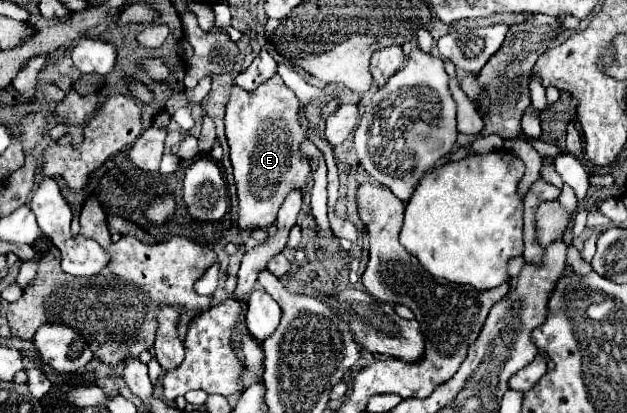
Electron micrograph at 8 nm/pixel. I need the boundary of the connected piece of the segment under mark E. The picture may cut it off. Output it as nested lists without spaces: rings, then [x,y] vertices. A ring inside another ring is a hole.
[[[279,74],[271,76],[269,80],[265,80],[261,86],[257,86],[251,92],[239,86],[233,86],[231,90],[231,98],[227,104],[227,114],[225,114],[225,134],[231,148],[233,174],[235,174],[237,194],[239,194],[239,228],[241,230],[251,232],[257,228],[271,226],[277,218],[277,210],[283,204],[285,196],[291,190],[299,190],[299,182],[307,182],[307,174],[311,172],[311,166],[303,164],[305,156],[301,154],[301,144],[307,140],[299,120],[301,108],[303,108],[301,100],[295,96],[291,88],[283,84]],[[261,132],[283,132],[283,134],[279,140],[261,140]]]

